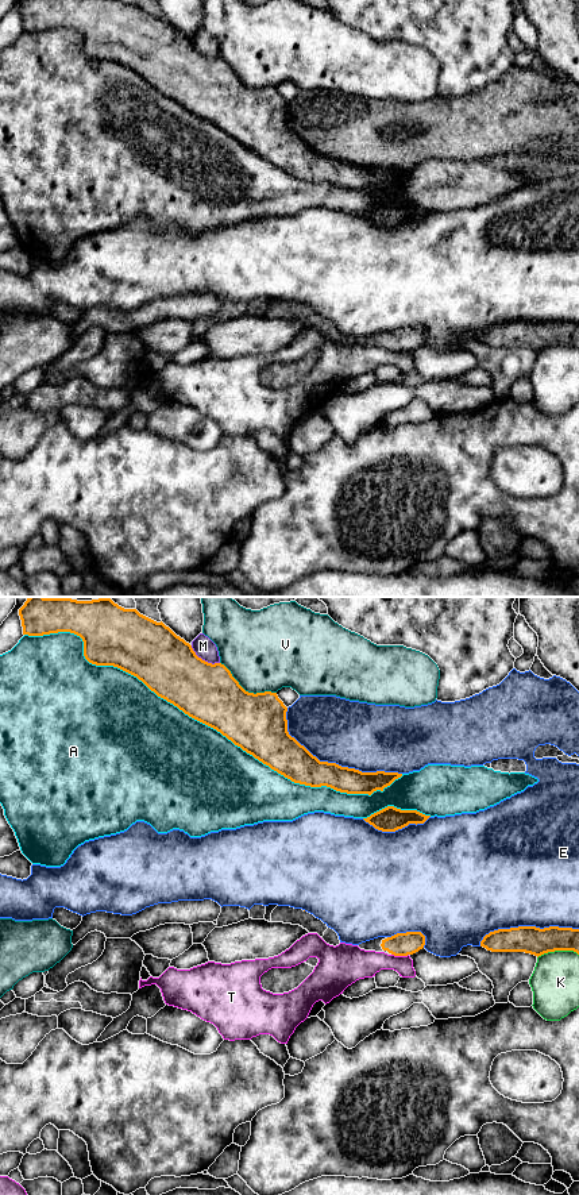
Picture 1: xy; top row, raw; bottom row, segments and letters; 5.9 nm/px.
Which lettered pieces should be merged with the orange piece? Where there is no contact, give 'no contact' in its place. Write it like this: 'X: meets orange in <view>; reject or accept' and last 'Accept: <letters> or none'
A: meets orange in xy; reject
E: meets orange in xy; reject
K: meets orange in xy; reject
M: meets orange in xy; reject
T: meets orange in xy; reject
V: meets orange in xy; reject
Accept: none

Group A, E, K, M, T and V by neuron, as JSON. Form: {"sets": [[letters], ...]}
{"sets": [["A", "V"], ["E"], ["K"], ["M"], ["T"]]}

